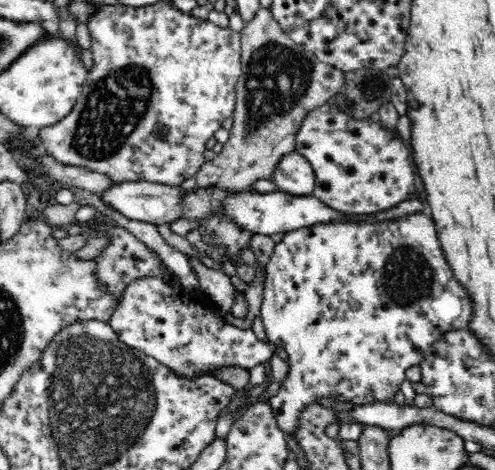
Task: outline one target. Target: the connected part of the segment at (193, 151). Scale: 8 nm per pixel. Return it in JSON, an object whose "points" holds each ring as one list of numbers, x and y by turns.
{"points":[[157,1,140,7,123,4,104,5,96,10,96,14,86,22,91,35,90,49,94,53,94,65,89,70,86,88,73,106,73,109,56,124,39,130,39,142,42,150,62,164,83,166,92,172,108,175,116,183,128,181,146,181,163,185,178,186,187,178,195,176,205,163,204,150,206,142,212,138,214,132,222,126,225,118,232,116,235,107,235,86,241,75,242,47,240,46,240,32,231,27,222,28,208,19,196,18,176,7]]}

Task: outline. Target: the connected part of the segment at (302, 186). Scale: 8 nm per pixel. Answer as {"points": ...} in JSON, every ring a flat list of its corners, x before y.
{"points":[[298,151,290,152,280,158,272,176,277,190,296,196,312,195,316,184,316,175,306,157]]}

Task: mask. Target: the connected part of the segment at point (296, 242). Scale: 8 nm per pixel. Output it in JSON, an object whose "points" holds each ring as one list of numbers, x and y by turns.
{"points":[[415,212,399,219,386,219,383,221,334,221,333,223,315,224,313,227,297,228,295,231,285,233,283,239,275,244,274,252,265,266,264,300,260,311,260,318,268,341,276,347,282,346,288,354,288,378,281,384,276,396,268,400,278,426,286,433,294,436,300,430,300,414,304,408,316,402,317,399,333,398,335,395,344,397,346,402,356,405,390,404,394,402,400,384,404,382,405,372,410,366,422,362,423,356,431,350,440,338,446,333,457,329,466,329,470,324,471,314,474,311,472,299,468,291,460,285,454,277,448,261,444,259,435,222,430,215]]}

